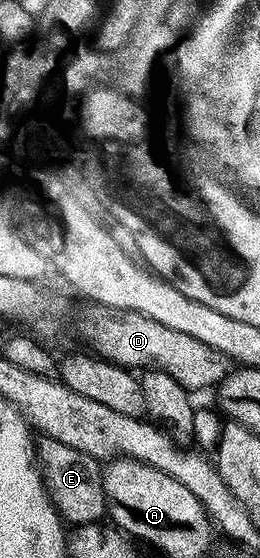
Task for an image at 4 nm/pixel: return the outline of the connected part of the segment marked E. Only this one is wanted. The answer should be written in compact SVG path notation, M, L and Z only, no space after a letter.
M40 435L33 447L35 467L39 469L39 477L43 480L47 497L51 499L60 519L71 526L98 523L107 512L100 463L92 456L66 446L65 442L57 442L57 438Z

